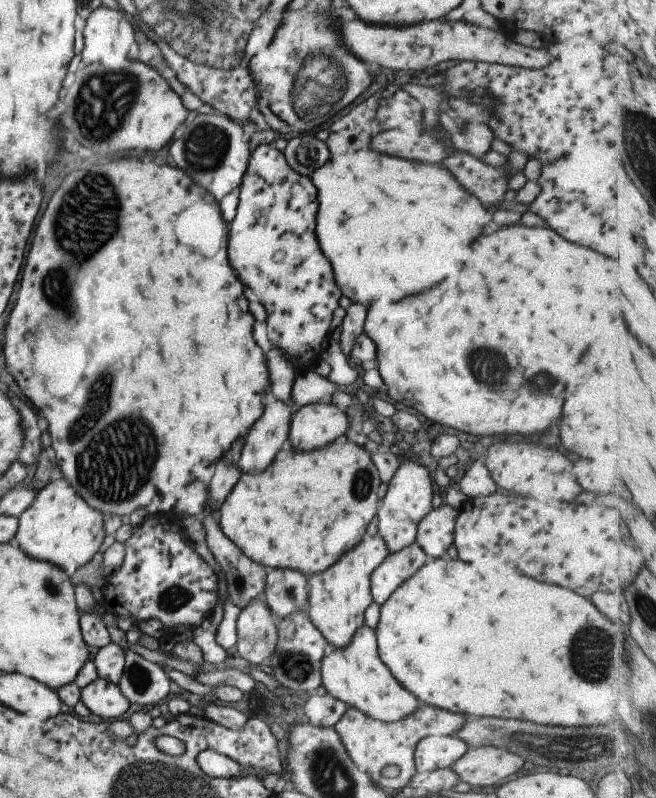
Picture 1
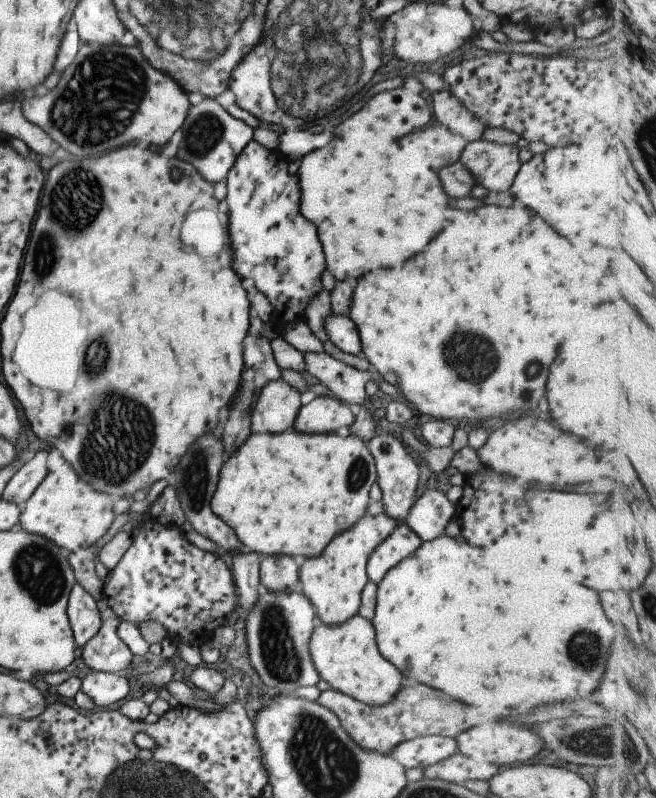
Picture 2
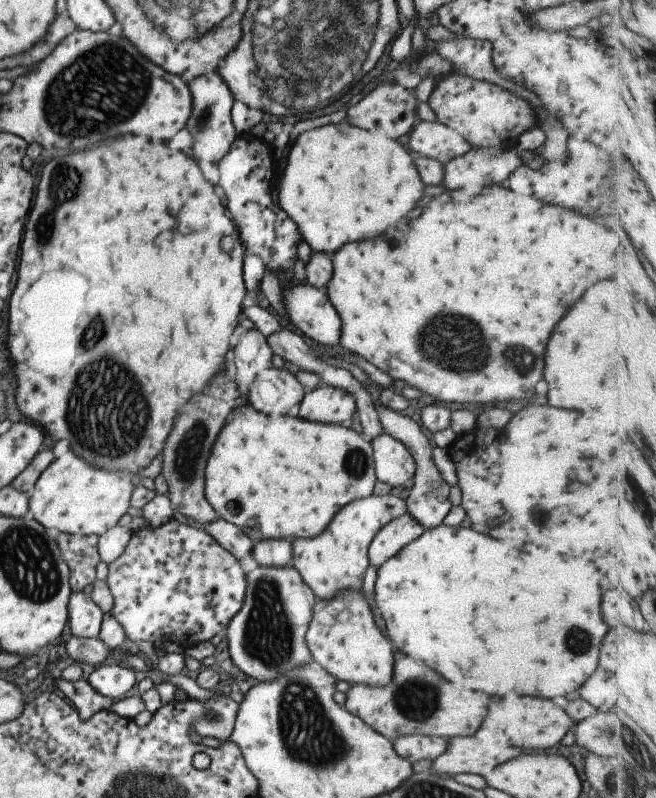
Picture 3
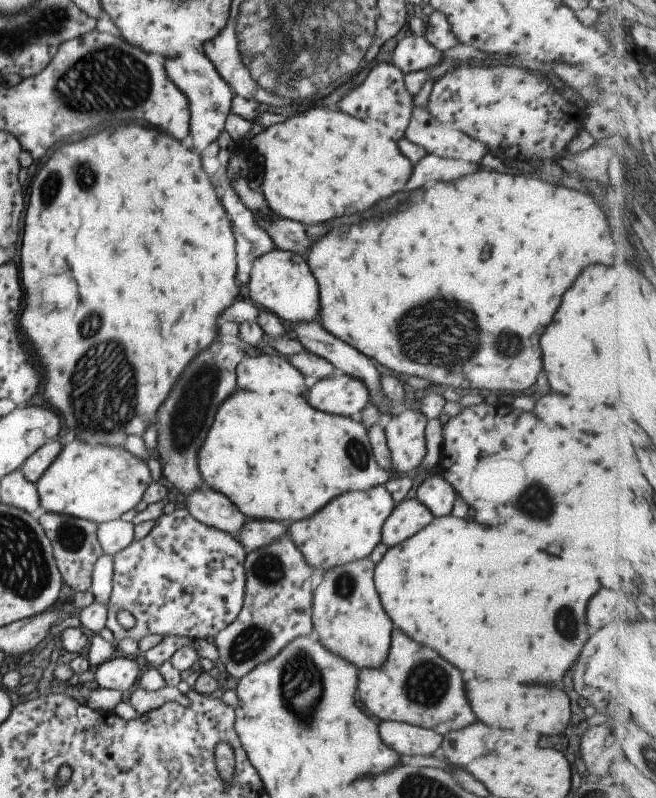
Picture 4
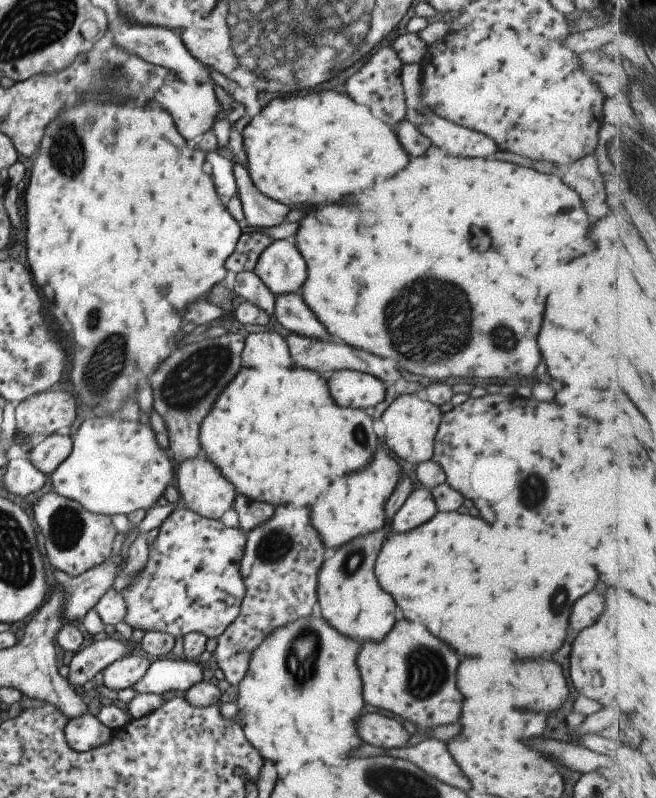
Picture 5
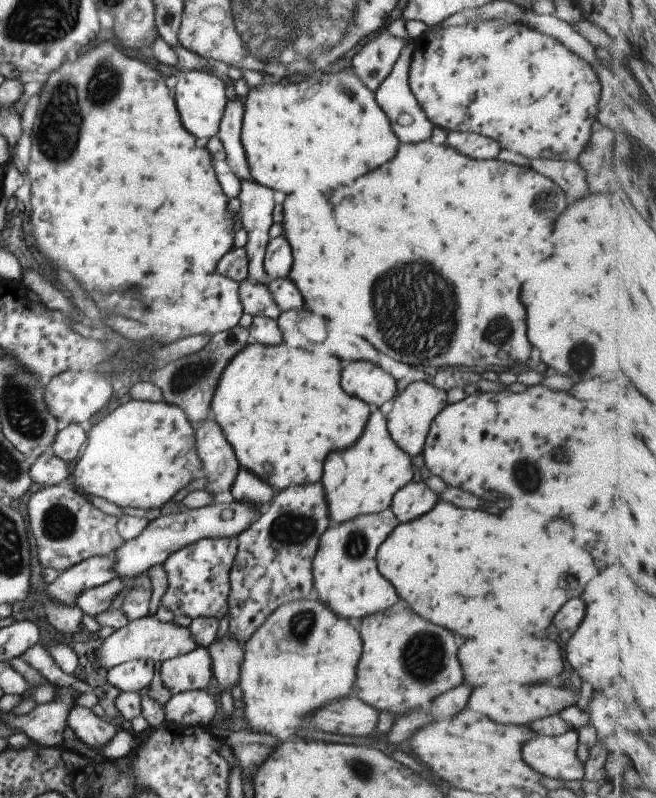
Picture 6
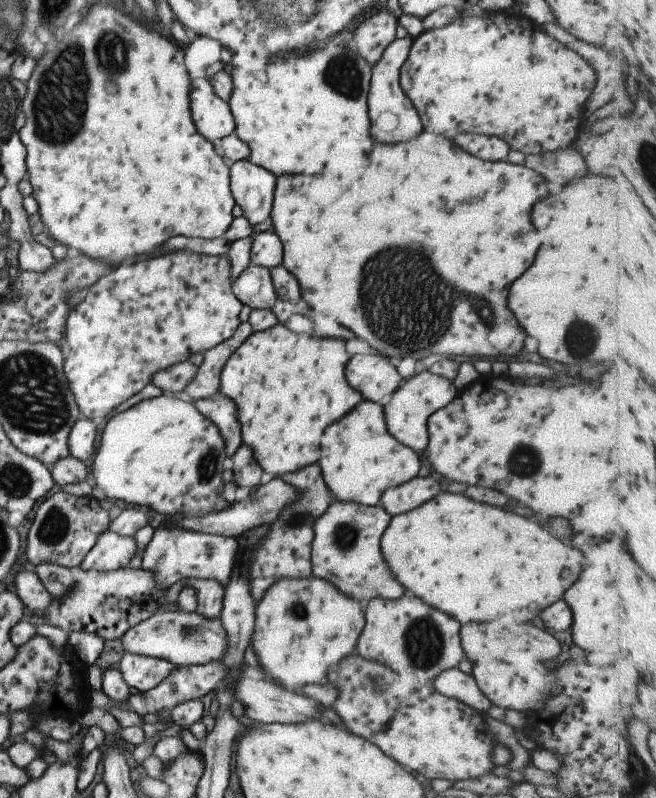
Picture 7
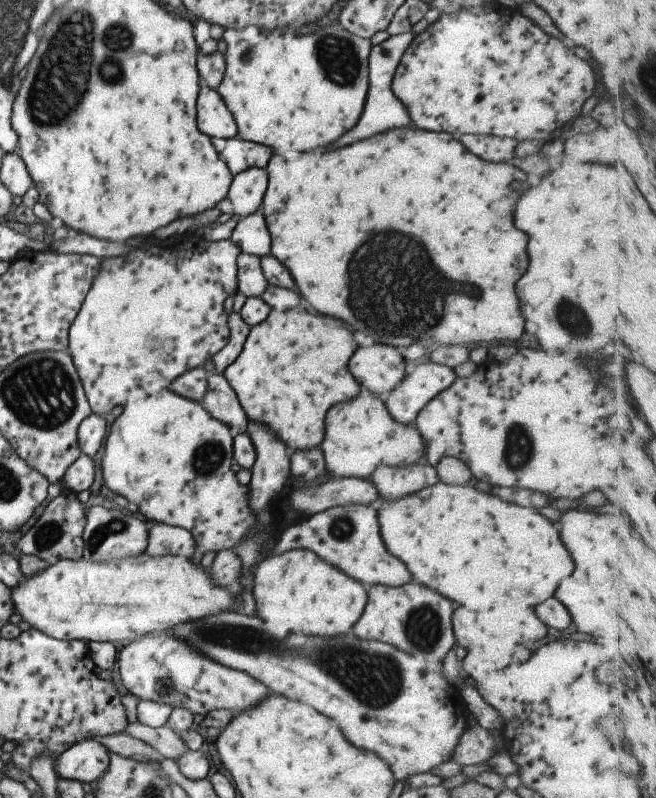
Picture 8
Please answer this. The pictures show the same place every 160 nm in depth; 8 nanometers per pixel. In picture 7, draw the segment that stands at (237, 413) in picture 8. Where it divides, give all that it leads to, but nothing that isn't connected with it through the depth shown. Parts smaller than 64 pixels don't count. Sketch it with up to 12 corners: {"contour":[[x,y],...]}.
{"contour":[[217,390],[194,407],[218,428],[229,460],[242,443],[237,406]]}

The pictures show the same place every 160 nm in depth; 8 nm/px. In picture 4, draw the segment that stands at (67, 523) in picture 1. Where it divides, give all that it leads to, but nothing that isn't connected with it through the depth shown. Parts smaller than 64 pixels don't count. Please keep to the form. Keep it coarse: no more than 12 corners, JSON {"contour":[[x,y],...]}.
{"contour":[[75,440],[34,485],[43,510],[98,525],[151,483],[121,445]]}

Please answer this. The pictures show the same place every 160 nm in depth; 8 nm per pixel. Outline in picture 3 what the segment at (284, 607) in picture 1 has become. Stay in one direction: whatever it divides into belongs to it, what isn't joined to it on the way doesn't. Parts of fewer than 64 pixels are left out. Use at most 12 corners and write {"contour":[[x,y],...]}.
{"contour":[[259,540],[251,557],[259,566],[291,565],[290,540]]}

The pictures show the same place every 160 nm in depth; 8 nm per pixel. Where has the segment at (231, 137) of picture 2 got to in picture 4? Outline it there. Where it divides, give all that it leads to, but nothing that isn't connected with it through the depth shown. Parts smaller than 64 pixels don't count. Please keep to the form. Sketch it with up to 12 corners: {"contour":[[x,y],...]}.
{"contour":[[204,51],[162,58],[188,100],[189,136],[216,141],[232,92]]}

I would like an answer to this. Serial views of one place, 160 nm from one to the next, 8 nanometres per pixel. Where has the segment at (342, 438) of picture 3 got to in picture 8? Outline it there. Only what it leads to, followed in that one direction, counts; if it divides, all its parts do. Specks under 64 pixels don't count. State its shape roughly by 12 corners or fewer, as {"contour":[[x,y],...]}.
{"contour":[[277,312],[221,373],[247,418],[315,448],[357,396],[341,320]]}

